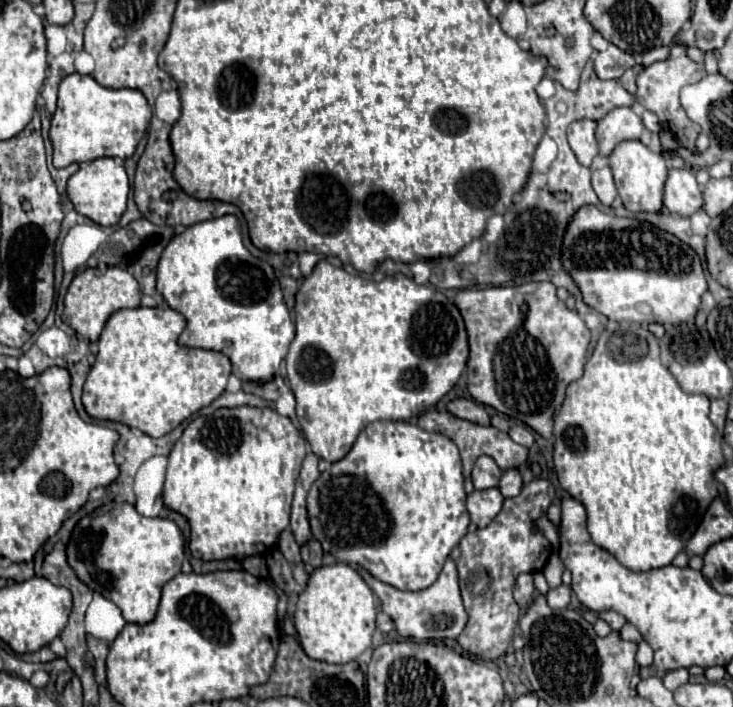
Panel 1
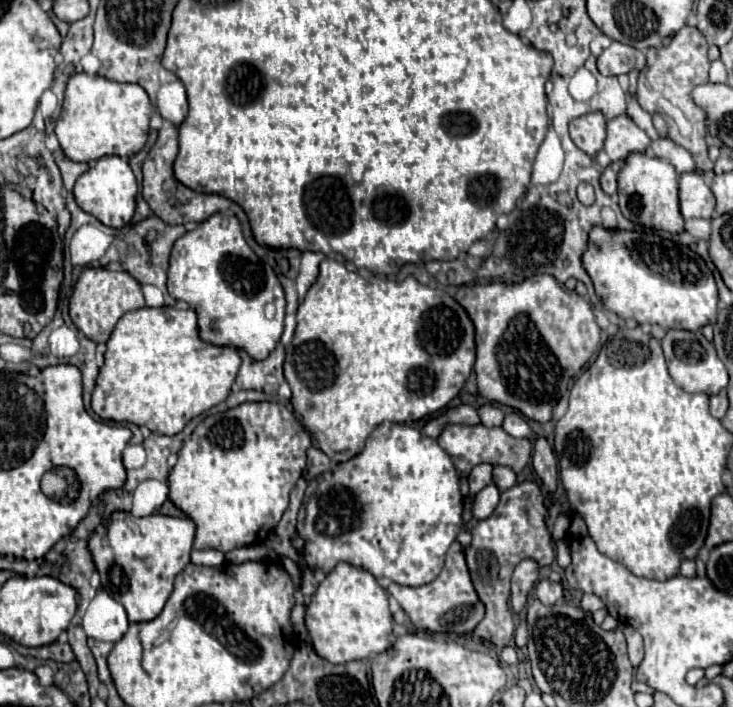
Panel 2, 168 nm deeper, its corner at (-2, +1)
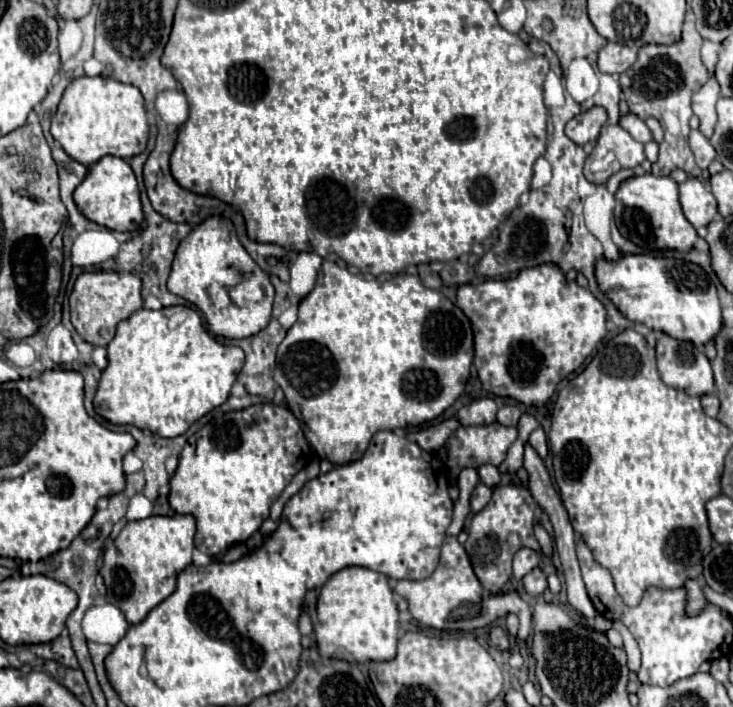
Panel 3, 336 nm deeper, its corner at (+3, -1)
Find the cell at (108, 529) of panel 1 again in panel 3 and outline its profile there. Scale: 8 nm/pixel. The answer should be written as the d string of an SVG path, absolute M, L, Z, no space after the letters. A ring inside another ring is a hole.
M150 516L128 522L114 544L106 548L100 568L108 588L106 600L124 612L128 624L142 622L154 606L174 592L178 574L192 564L194 532L196 520L192 516Z

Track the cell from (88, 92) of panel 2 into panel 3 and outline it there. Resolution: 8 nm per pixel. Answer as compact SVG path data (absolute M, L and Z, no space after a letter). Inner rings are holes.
M104 76L74 78L60 100L58 112L52 118L52 136L56 142L60 142L60 146L66 150L70 158L74 158L84 166L90 166L108 154L118 158L132 158L144 152L148 144L148 122L146 122L144 98L136 86L116 82L114 78L104 78Z

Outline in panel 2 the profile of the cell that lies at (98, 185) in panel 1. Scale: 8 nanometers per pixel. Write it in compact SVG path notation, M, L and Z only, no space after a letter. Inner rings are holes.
M103 156L95 164L91 164L91 168L85 174L81 174L77 178L73 194L75 194L75 202L79 204L81 210L85 210L87 214L93 214L105 226L123 228L135 212L137 182L135 182L135 176L131 172L126 158Z

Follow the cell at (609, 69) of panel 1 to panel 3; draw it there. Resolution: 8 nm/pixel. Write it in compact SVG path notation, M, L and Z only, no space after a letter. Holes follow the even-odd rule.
M608 42L598 52L598 68L606 74L622 74L636 62L636 52L628 46Z

